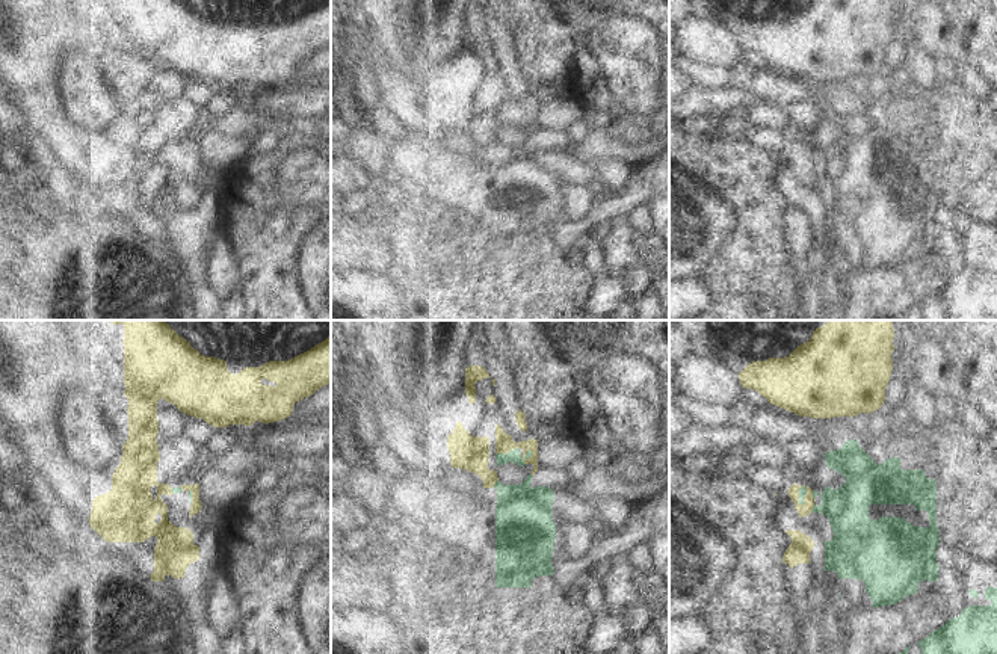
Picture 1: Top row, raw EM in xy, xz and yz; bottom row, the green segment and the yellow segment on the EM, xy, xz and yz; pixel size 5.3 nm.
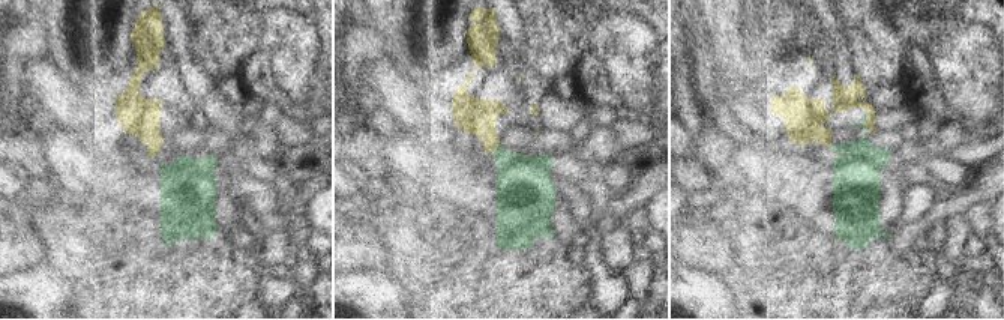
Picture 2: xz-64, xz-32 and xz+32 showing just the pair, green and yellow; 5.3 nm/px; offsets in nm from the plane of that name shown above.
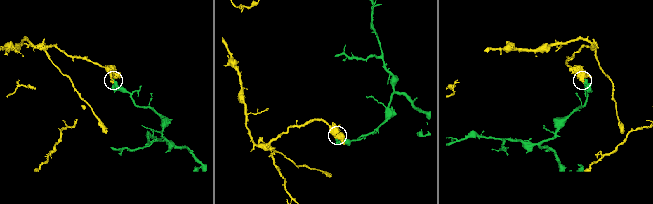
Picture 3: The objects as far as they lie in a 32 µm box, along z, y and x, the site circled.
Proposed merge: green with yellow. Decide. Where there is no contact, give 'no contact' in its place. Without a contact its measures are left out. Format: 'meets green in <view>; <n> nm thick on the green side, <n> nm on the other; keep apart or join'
meets green in xz; 70 nm thick on the green side, 100 nm on the other; keep apart

